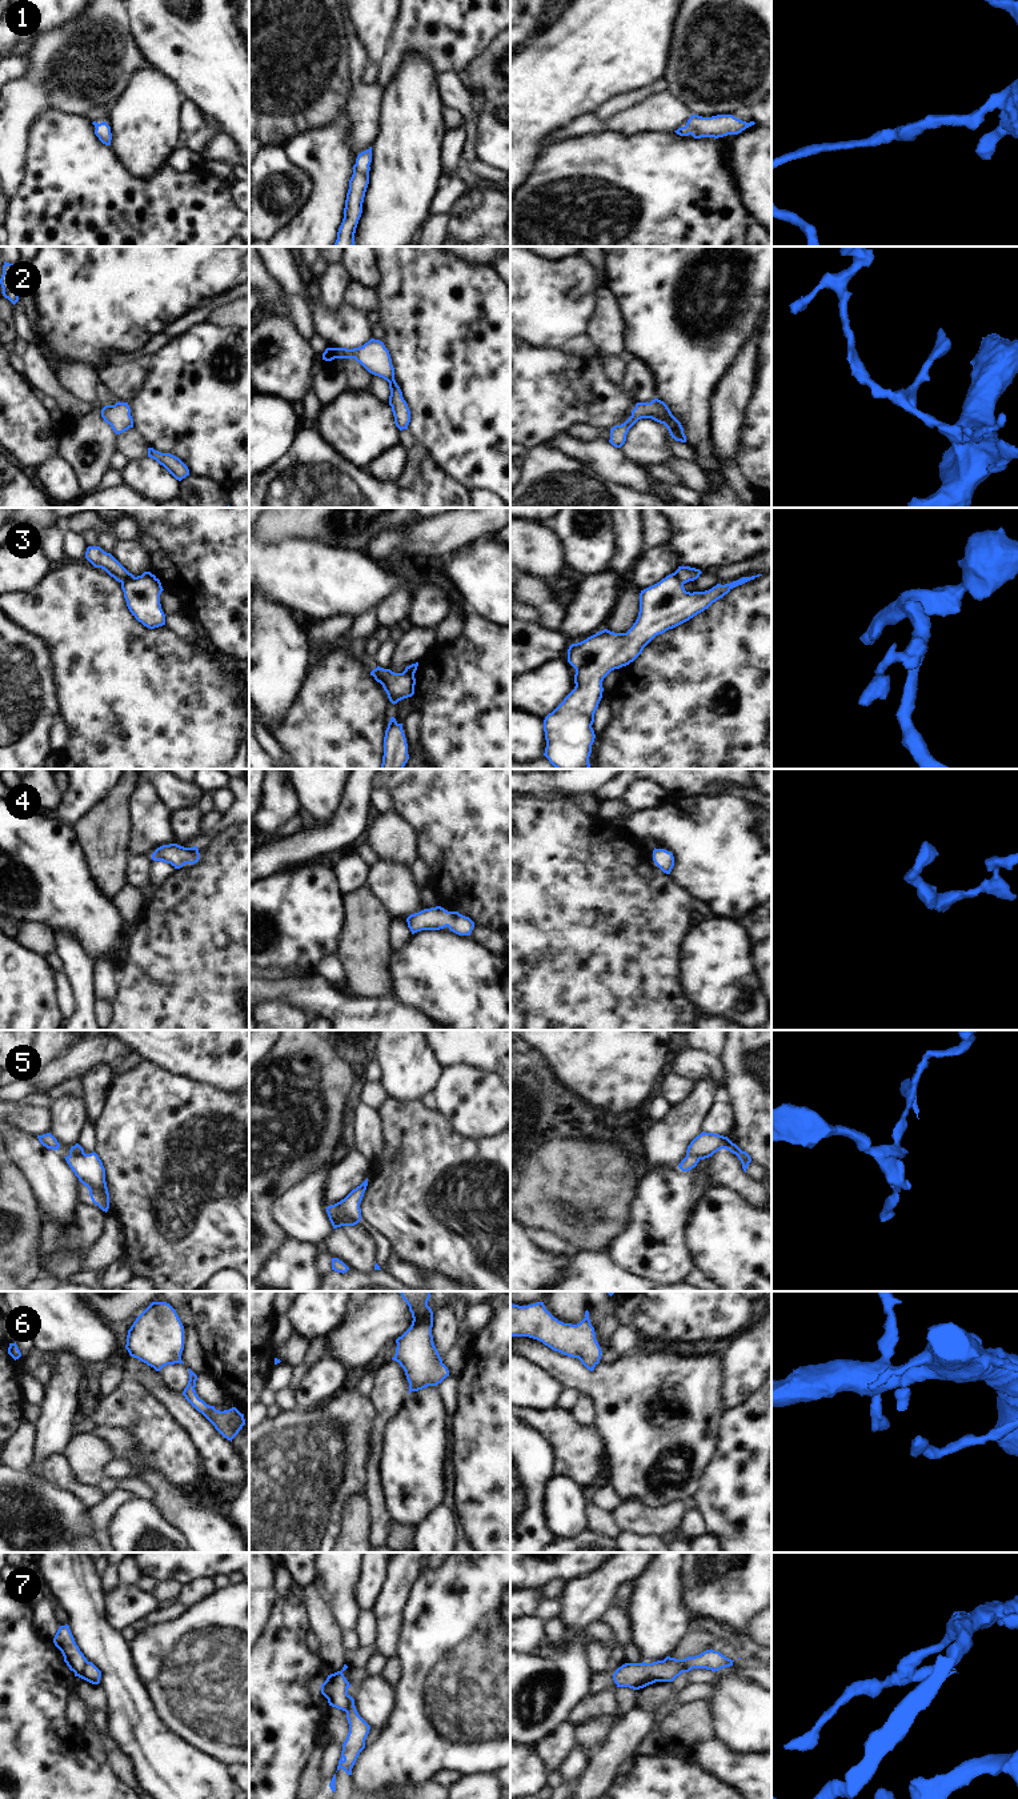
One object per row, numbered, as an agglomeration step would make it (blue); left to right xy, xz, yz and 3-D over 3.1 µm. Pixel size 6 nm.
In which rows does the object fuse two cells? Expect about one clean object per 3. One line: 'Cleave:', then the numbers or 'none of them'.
Cleave: 3, 5, 7

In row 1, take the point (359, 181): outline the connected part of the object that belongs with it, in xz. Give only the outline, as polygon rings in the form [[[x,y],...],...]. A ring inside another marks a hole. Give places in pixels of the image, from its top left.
[[[372,147],[356,159],[353,175],[349,180],[346,193],[344,219],[337,232],[337,240],[333,247],[353,247],[354,233],[362,213],[362,203],[369,184],[369,171],[372,163]]]

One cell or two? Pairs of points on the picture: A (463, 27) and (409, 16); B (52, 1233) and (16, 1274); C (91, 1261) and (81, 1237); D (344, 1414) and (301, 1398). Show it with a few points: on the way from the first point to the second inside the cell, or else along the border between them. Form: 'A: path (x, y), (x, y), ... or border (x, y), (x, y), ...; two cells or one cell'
A: path (449, 16), (423, 16); one cell
B: border (43, 1221), (39, 1237), (40, 1255); two cells
C: border (101, 1223), (99, 1237), (84, 1253); two cells
D: border (341, 1390), (331, 1398); two cells

